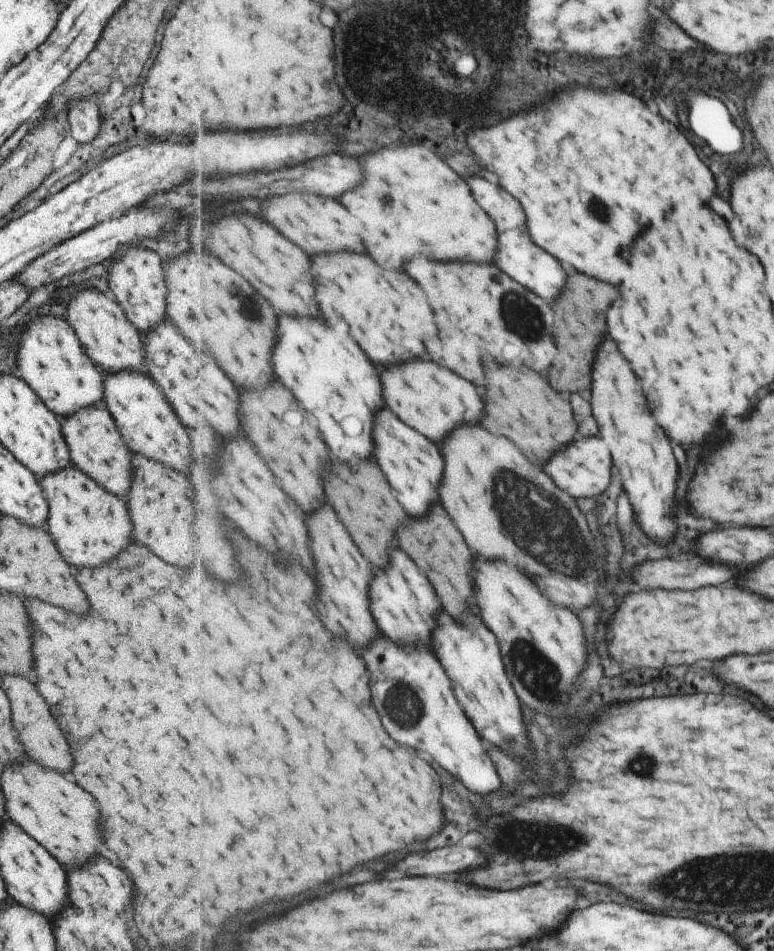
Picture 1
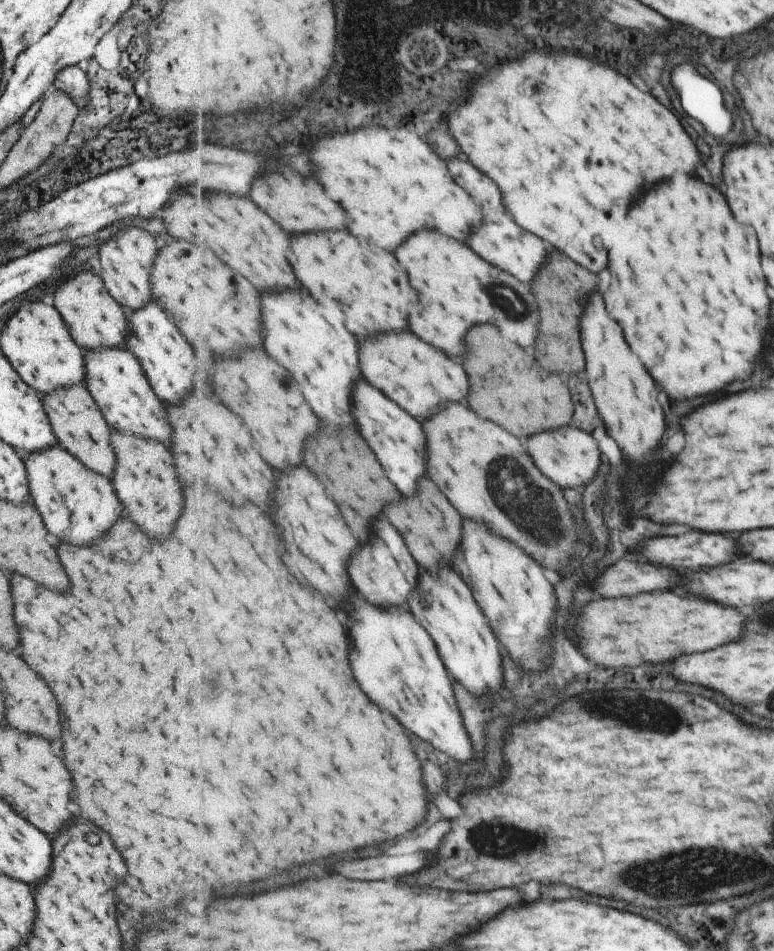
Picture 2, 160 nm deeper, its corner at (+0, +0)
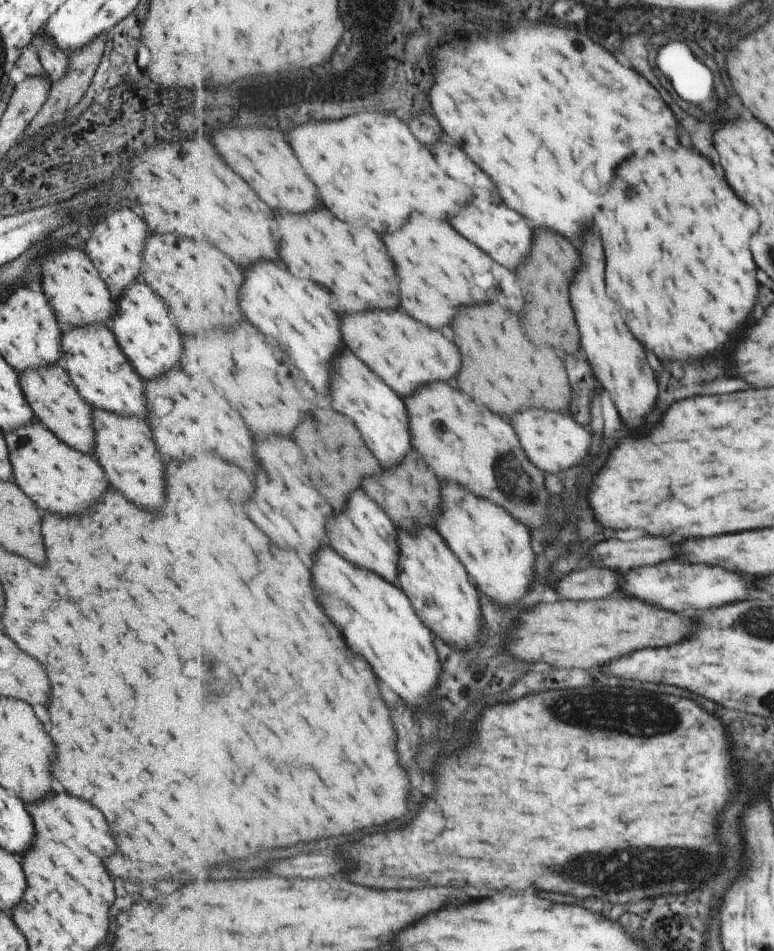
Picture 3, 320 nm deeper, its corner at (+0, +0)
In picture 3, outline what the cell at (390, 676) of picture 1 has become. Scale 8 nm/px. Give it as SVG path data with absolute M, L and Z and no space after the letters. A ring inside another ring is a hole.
M331 545L315 554L313 576L319 604L343 628L347 644L367 658L381 680L401 696L404 705L431 708L431 692L441 676L441 662L431 630L417 616L407 594L375 572L367 572L335 552Z

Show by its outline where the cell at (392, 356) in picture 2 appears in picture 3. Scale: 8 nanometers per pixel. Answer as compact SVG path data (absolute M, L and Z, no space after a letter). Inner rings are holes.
M379 310L379 312L361 312L361 314L343 314L343 336L347 336L347 346L367 362L367 366L383 376L387 384L398 393L401 398L413 396L421 384L433 380L451 380L461 370L461 350L439 330L411 318L401 310Z

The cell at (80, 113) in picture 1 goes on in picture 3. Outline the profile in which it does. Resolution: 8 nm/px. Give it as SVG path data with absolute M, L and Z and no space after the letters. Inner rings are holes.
M41 32L34 34L30 44L34 46L38 60L51 82L64 76L67 64L65 52L56 47L45 35L42 36Z

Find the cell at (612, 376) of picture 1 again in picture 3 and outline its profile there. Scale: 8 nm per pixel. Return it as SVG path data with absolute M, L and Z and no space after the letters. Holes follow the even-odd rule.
M587 232L587 240L583 242L581 256L583 256L583 268L579 270L579 276L575 276L575 284L572 283L569 288L576 320L579 320L578 328L583 332L583 348L589 356L595 376L611 392L613 402L621 412L621 416L625 418L625 422L629 426L641 426L645 416L653 412L659 396L657 374L647 360L643 344L629 330L629 326L623 320L621 308L607 292L605 250L599 234Z

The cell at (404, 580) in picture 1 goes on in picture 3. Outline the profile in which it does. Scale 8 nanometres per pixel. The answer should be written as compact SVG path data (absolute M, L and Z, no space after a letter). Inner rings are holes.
M363 488L351 496L346 510L330 520L330 545L343 560L349 560L351 564L357 564L359 568L365 568L367 572L377 572L379 576L387 578L389 582L399 578L402 568L402 553L399 548L399 530L391 520L390 514L377 504Z

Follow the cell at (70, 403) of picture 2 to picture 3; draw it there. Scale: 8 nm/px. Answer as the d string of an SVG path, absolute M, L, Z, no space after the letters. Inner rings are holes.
M51 363L46 367L21 371L18 373L18 381L35 420L48 428L67 446L75 448L79 452L93 450L91 406L79 396L74 384L60 364Z

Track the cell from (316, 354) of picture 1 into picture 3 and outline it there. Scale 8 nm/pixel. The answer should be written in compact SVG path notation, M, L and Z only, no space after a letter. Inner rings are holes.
M265 260L263 264L253 264L247 268L247 284L243 284L243 312L247 312L255 326L265 334L273 334L283 344L319 394L327 394L331 356L339 352L343 334L341 322L331 308L331 294L321 294L311 286L319 284L297 278L277 262Z

